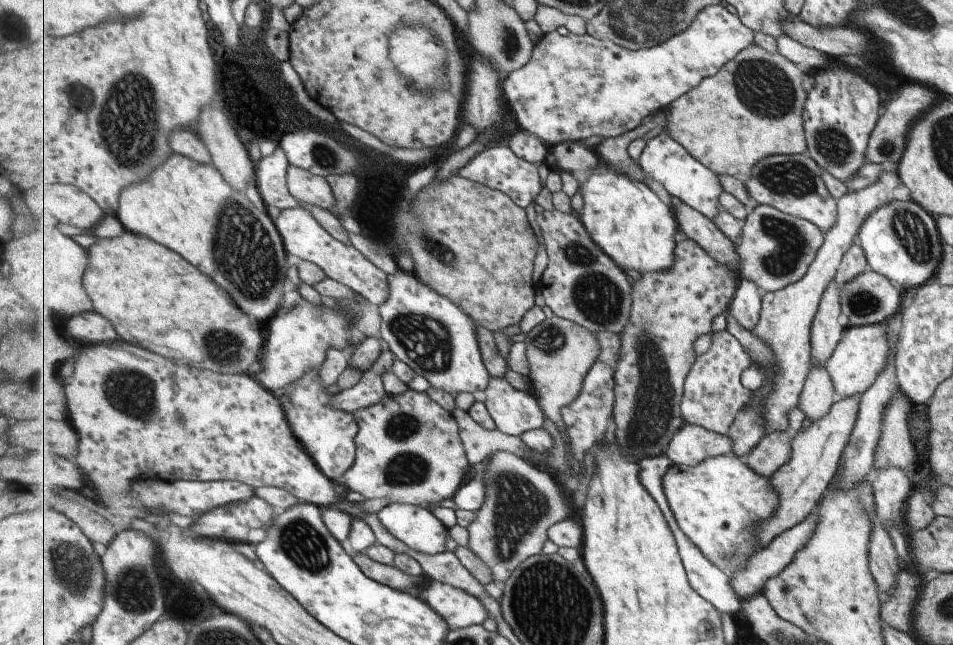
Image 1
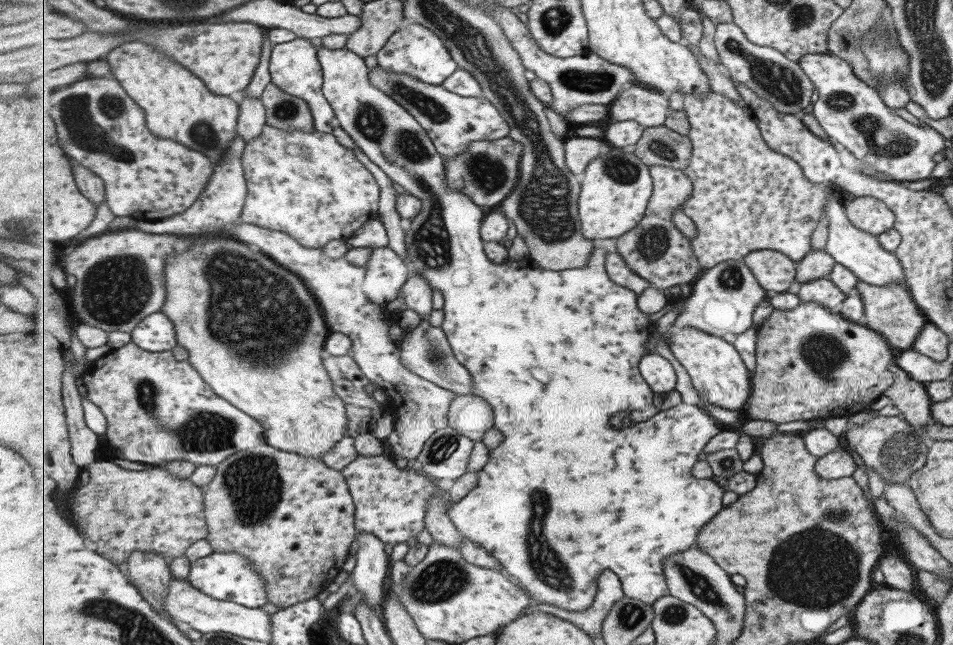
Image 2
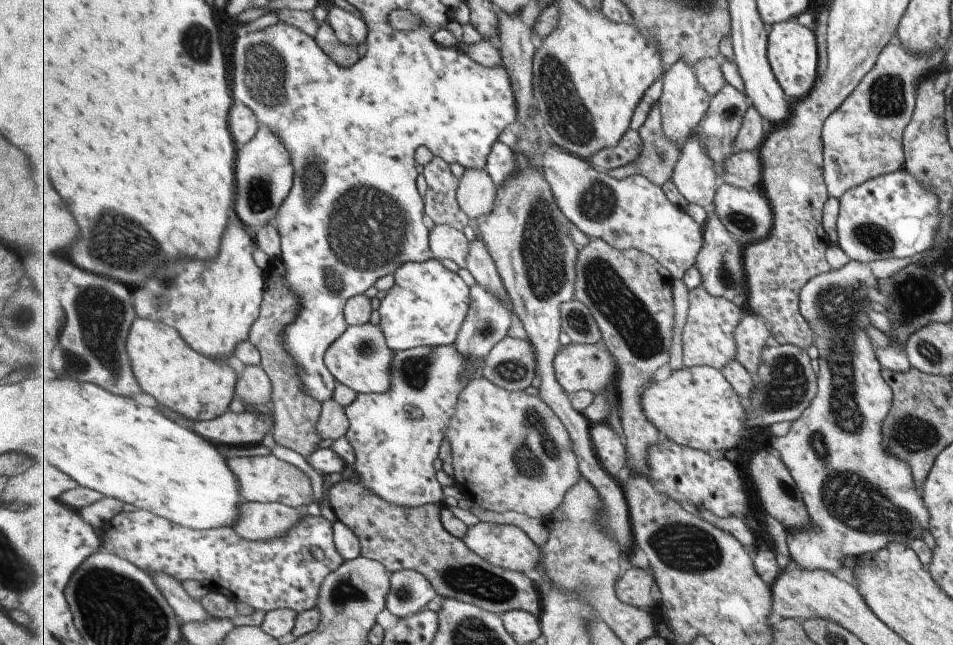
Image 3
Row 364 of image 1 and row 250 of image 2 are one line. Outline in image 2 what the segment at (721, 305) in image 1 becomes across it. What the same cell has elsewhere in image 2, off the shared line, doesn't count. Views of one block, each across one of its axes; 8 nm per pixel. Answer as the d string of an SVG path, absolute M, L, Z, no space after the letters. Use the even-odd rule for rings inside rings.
M663 165L650 166L654 180L654 193L644 220L623 237L617 239L617 251L622 254L631 270L651 282L656 289L666 292L671 286L693 282L701 274L692 241L686 237L673 220L673 215L683 209L693 192L693 181L684 170Z

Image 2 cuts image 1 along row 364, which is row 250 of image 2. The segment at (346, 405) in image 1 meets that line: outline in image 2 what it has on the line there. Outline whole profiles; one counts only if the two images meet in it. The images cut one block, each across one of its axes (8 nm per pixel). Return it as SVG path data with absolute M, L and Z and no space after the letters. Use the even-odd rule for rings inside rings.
M388 249L373 251L365 267L365 293L371 302L383 307L399 298L401 289L412 275L411 265Z

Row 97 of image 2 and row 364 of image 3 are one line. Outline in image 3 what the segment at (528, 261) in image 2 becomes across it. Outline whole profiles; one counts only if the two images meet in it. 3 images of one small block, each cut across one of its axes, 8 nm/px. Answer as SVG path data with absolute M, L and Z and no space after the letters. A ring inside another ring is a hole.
M381 324L350 325L348 331L325 354L325 364L336 377L338 383L353 388L358 393L381 393L391 390L391 368L393 352L387 344L387 338L381 330Z

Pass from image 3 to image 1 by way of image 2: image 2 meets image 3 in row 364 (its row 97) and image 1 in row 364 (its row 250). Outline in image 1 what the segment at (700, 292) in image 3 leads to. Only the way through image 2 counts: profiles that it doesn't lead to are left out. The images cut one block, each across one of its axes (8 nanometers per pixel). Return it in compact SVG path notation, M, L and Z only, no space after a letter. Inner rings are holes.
M892 167L868 187L849 193L836 199L836 224L823 232L823 242L817 249L814 259L809 263L807 272L796 282L778 291L764 294L760 322L754 333L767 341L774 350L778 370L775 372L774 389L766 399L765 418L771 431L781 429L792 433L789 424L789 411L798 407L804 380L808 376L811 364L811 328L819 311L820 300L826 287L835 279L840 260L856 242L856 234L864 220L879 207L893 201L893 188L899 184L898 176ZM728 330L713 332L711 348L698 356L695 366L688 374L682 400L682 416L687 423L729 435L729 429L737 414L752 399L753 391L741 384L743 370L754 366L751 355Z

